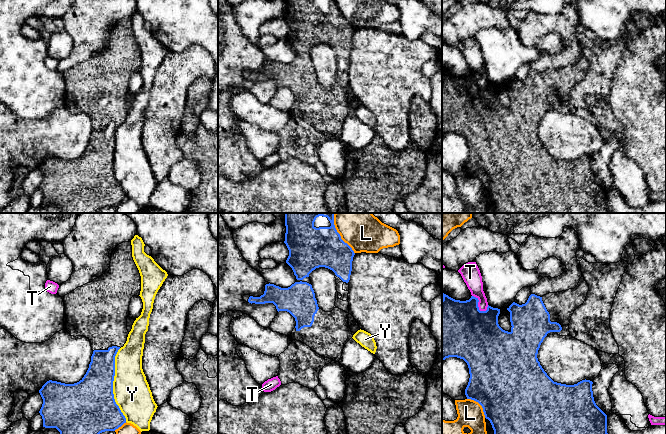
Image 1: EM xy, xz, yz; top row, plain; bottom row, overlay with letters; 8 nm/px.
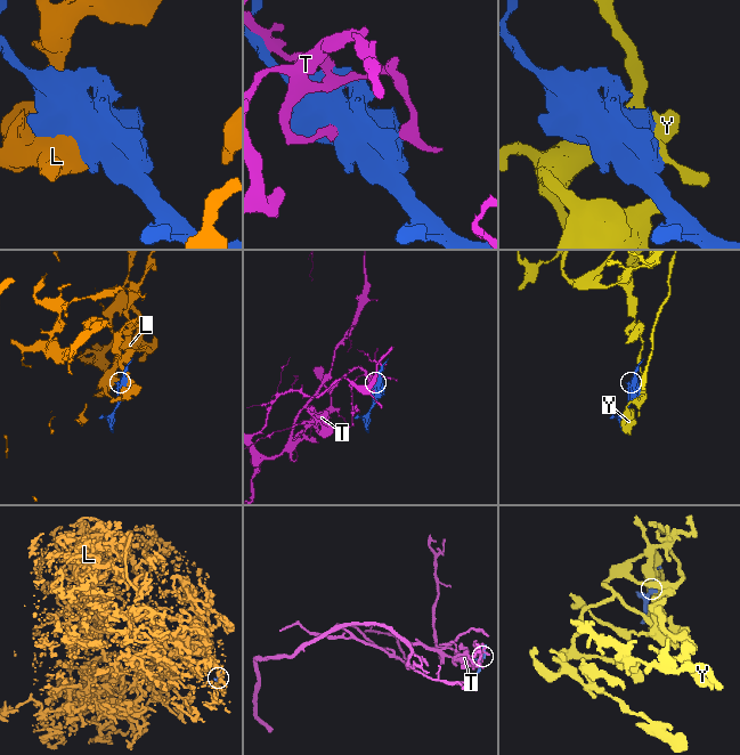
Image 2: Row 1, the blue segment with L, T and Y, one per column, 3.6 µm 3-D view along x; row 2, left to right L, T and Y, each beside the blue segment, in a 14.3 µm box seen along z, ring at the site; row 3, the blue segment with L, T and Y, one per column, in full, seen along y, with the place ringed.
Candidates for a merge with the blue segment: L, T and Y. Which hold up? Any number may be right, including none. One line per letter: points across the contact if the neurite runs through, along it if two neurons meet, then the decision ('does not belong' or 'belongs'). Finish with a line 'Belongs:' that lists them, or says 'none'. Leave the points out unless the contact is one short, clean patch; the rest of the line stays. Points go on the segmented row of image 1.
L: does not belong
T: does not belong
Y: does not belong
Belongs: none

